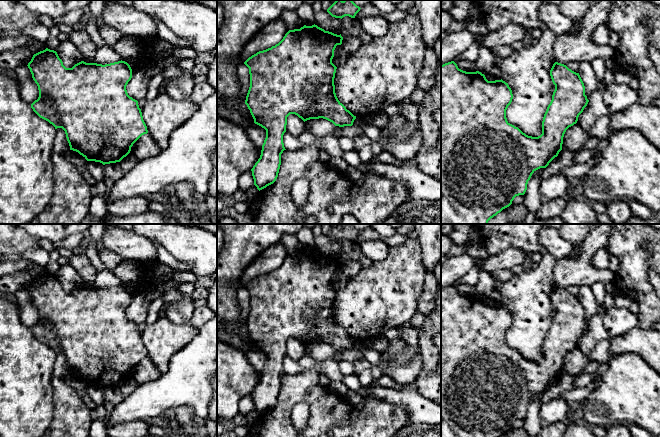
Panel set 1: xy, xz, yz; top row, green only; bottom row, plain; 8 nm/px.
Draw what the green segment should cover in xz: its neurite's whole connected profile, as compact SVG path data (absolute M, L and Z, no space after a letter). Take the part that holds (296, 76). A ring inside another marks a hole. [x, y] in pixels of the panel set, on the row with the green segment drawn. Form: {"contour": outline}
{"contour": "M306 26L289 30L283 39L263 51L249 57L244 64L249 68L250 87L245 104L254 123L266 130L261 155L252 171L254 185L260 191L273 184L279 173L281 154L285 149L283 135L286 132L287 117L295 114L304 122L323 118L335 126L352 126L354 116L338 100L334 78L337 67L332 63L334 50L342 44L343 37L318 27Z"}

